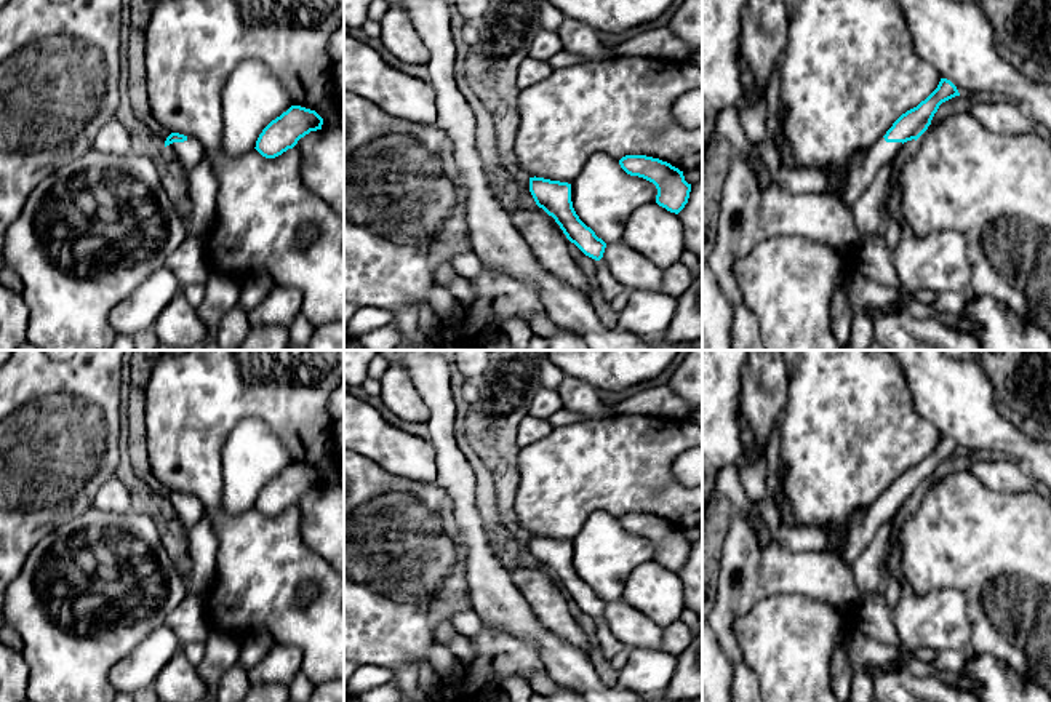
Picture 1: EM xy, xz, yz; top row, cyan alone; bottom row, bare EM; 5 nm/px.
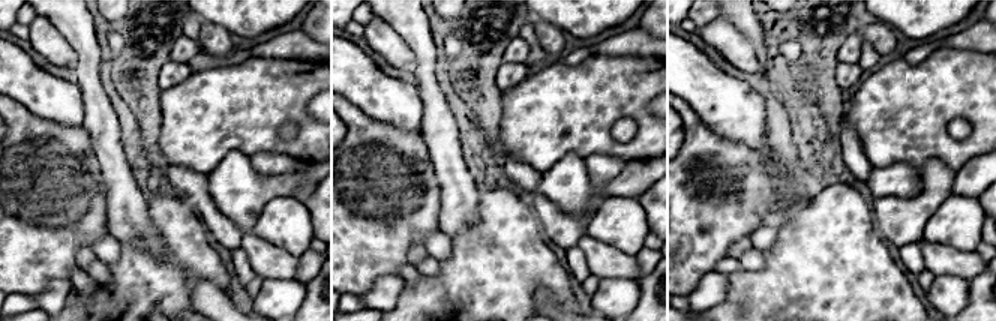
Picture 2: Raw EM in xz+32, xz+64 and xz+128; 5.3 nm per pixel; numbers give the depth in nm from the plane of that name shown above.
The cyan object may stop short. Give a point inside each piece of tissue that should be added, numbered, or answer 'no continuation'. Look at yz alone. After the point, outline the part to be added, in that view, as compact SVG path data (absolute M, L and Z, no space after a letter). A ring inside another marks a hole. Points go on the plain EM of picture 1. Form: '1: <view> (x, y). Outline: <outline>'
1: yz (863, 526). Outline: M880 496L867 510L854 513L846 525L840 558L846 564L853 564L872 542L880 526L891 520L902 504L902 501L886 501L885 496Z

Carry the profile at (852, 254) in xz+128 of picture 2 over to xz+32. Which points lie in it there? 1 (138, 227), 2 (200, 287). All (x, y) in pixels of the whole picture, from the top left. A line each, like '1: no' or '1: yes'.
1: no
2: no

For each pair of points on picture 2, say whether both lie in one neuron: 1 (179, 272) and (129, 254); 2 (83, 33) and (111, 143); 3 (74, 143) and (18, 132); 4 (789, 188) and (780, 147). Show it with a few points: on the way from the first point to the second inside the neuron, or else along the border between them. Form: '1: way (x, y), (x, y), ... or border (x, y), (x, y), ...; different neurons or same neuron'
1: way (167, 272), (147, 272), (141, 266); same neuron
2: way (89, 60), (89, 81), (99, 116); same neuron
3: way (60, 132), (54, 129), (32, 129); same neuron
4: way (789, 177), (789, 162), (786, 158); same neuron

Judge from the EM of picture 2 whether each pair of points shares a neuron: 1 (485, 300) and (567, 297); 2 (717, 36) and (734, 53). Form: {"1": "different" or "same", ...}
{"1": "same", "2": "same"}

